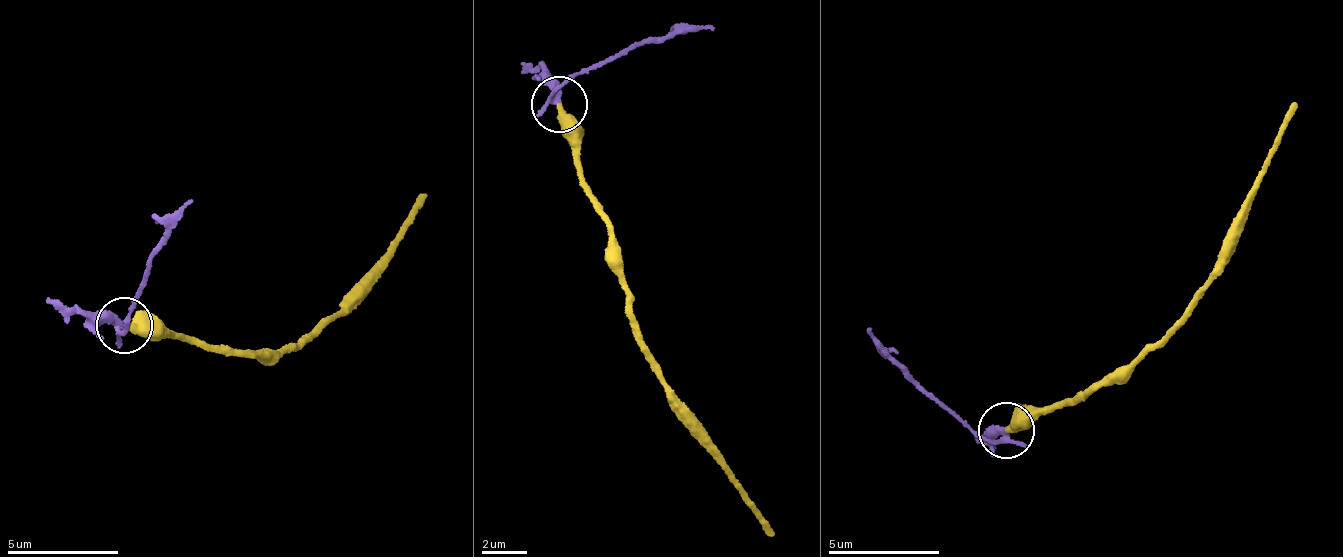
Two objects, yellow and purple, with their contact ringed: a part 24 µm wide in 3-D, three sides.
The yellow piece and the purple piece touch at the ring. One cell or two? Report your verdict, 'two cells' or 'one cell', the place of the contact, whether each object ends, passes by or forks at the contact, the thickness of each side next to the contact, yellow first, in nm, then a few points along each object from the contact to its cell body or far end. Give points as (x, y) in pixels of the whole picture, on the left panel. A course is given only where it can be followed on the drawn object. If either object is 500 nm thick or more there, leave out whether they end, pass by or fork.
two cells | (124, 325) | yellow ends | purple passes by | 400/240 nm | yellow via (126, 327), (182, 340), (245, 349), (269, 362), (297, 353), (425, 196) | purple via (126, 327), (127, 330), (152, 258), (194, 203)

